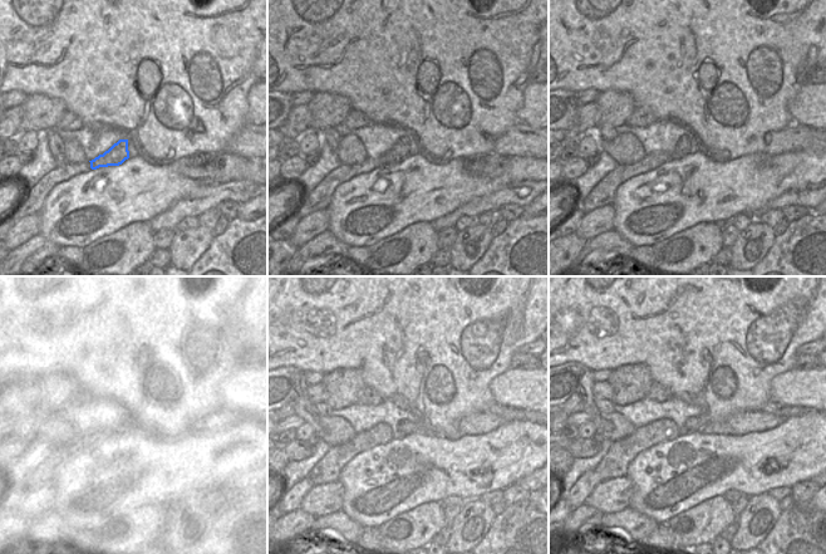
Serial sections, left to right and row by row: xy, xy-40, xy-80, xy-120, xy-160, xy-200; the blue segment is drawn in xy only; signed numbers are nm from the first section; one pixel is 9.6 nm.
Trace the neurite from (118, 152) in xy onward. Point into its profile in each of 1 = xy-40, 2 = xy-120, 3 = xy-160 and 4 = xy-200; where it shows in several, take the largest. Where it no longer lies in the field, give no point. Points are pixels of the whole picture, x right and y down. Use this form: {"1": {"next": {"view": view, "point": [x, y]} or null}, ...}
{"1": {"next": {"view": "xy-40", "point": [399, 151]}}, "2": {"next": {"view": "xy-120", "point": [124, 425]}}, "3": {"next": {"view": "xy-160", "point": [407, 427]}}, "4": {"next": {"view": "xy-200", "point": [693, 423]}}}

